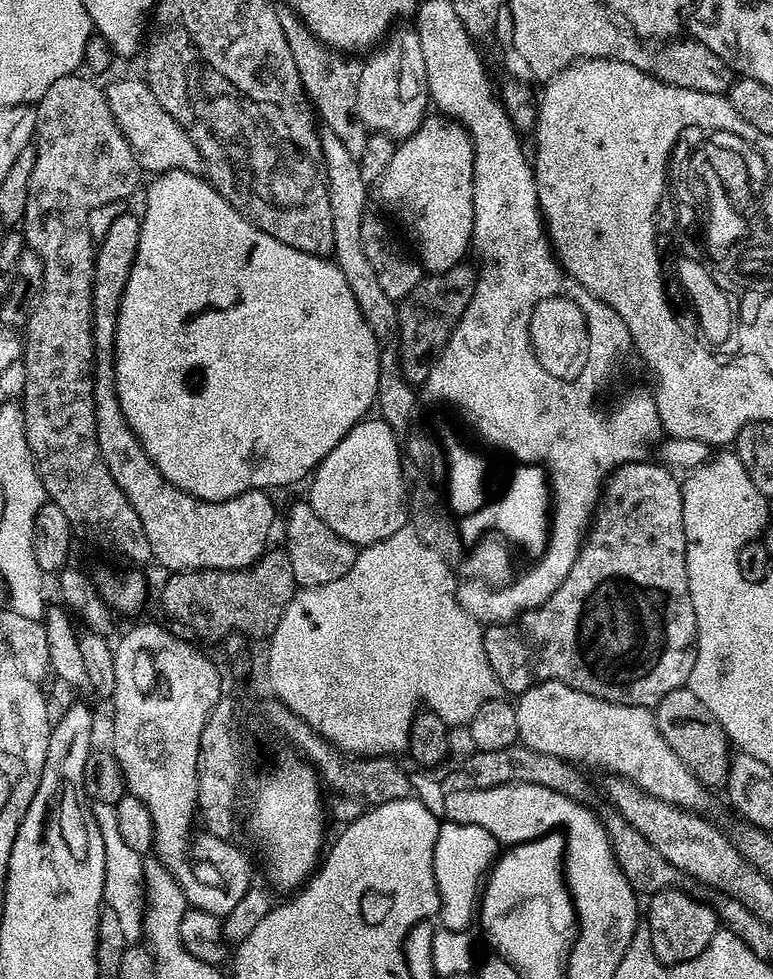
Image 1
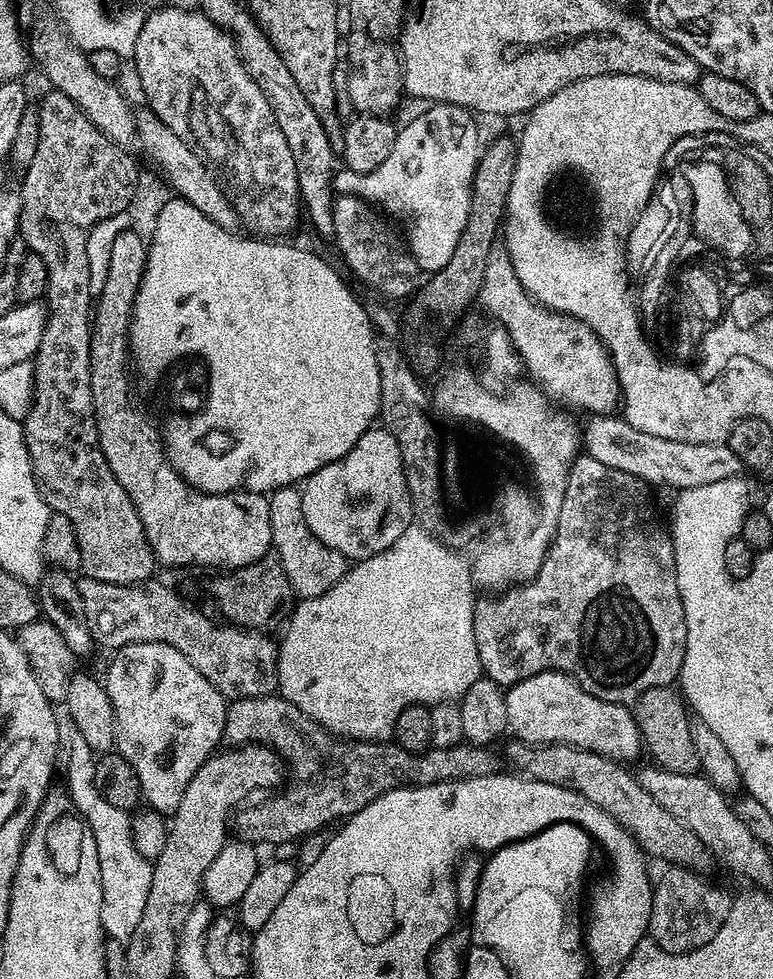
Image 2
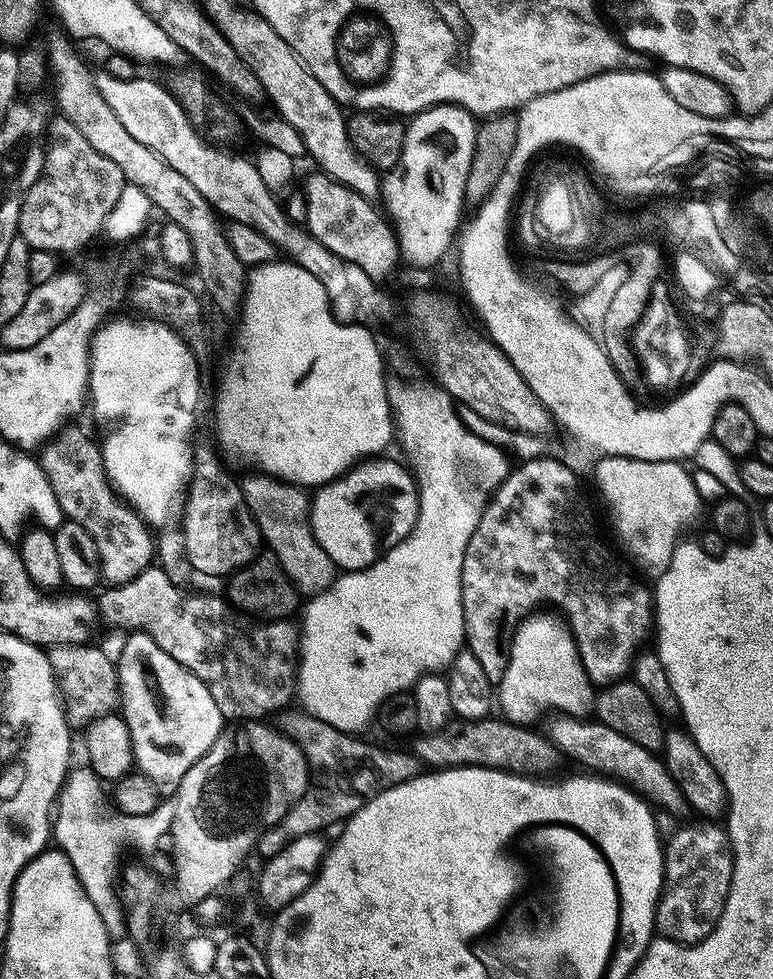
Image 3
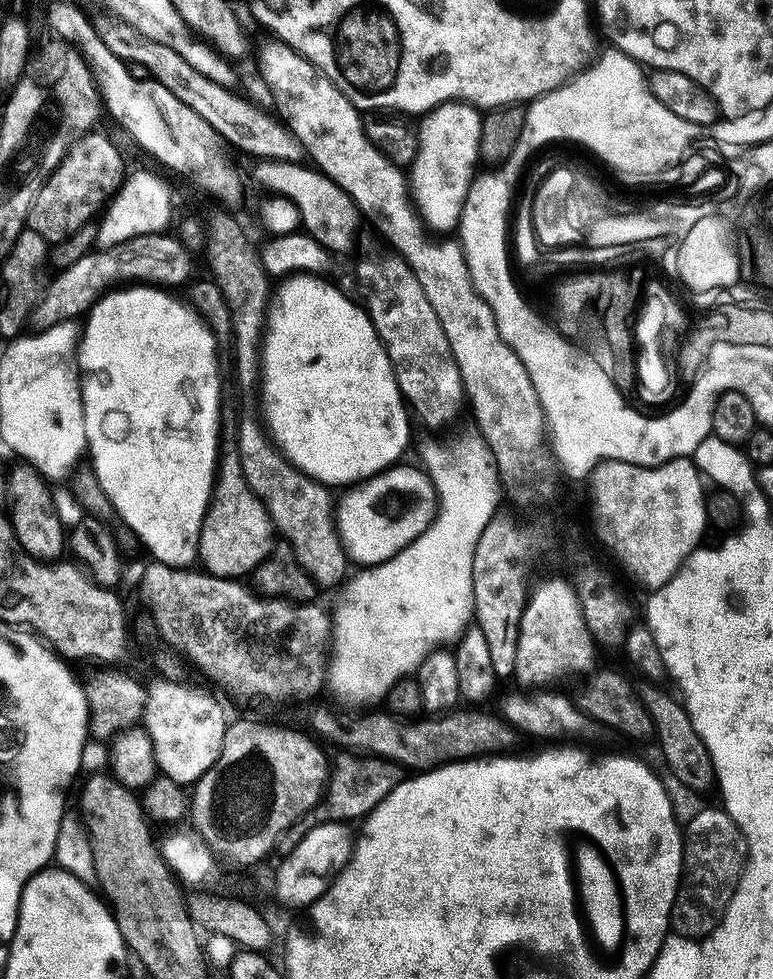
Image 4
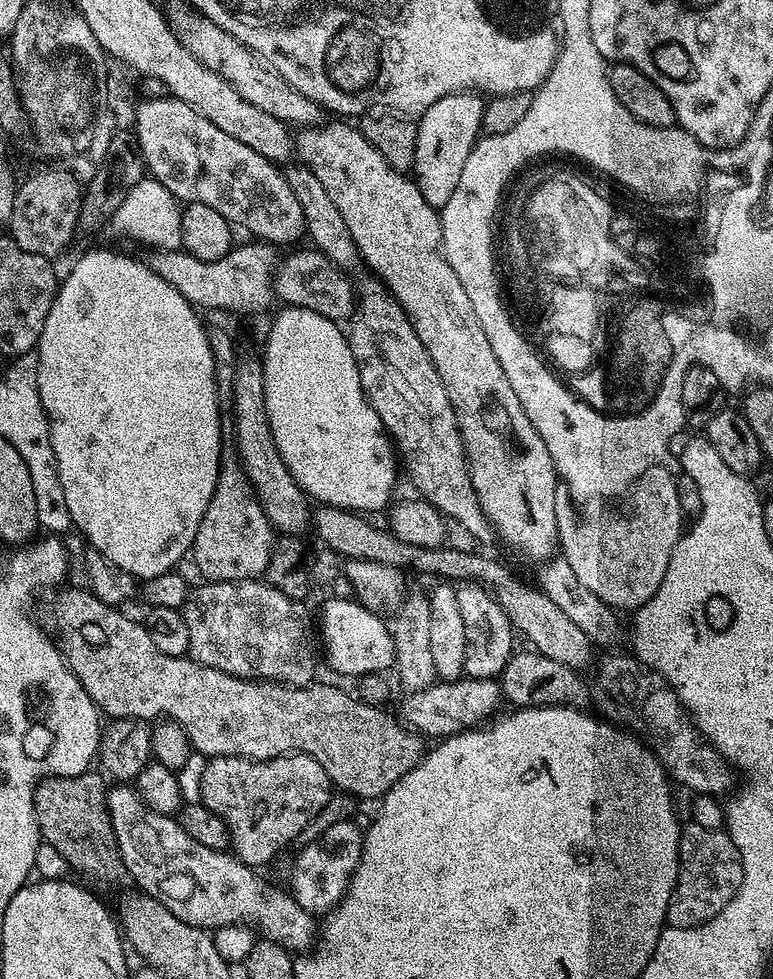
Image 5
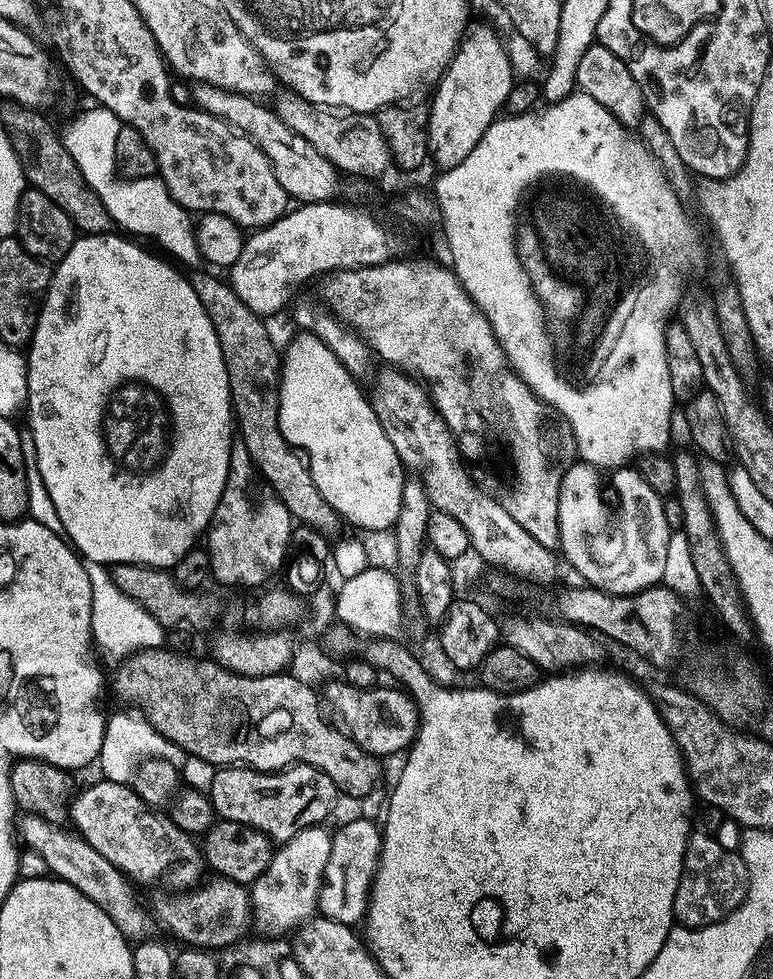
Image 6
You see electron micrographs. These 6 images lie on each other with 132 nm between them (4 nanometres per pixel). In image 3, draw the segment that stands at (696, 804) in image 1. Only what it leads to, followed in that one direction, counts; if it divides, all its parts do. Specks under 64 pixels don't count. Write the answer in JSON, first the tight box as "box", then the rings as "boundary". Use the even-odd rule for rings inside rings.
{"box":[498,633,597,726],"boundary":[[[512,633],[508,665],[498,682],[498,708],[503,719],[521,726],[535,725],[539,716],[556,712],[561,717],[593,715],[597,693],[576,654],[572,633],[567,636],[518,636]],[[593,691],[593,692],[592,692]]]}

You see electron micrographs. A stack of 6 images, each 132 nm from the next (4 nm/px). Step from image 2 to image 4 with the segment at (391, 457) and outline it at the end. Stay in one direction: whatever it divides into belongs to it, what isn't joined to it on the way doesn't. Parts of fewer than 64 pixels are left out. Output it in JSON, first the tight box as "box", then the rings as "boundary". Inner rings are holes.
{"box":[334,467,438,546],"boundary":[[[400,467],[387,468],[385,472],[349,487],[341,500],[339,497],[334,508],[334,519],[341,544],[403,546],[414,542],[414,538],[421,536],[431,526],[438,507],[436,489],[419,467]]]}

